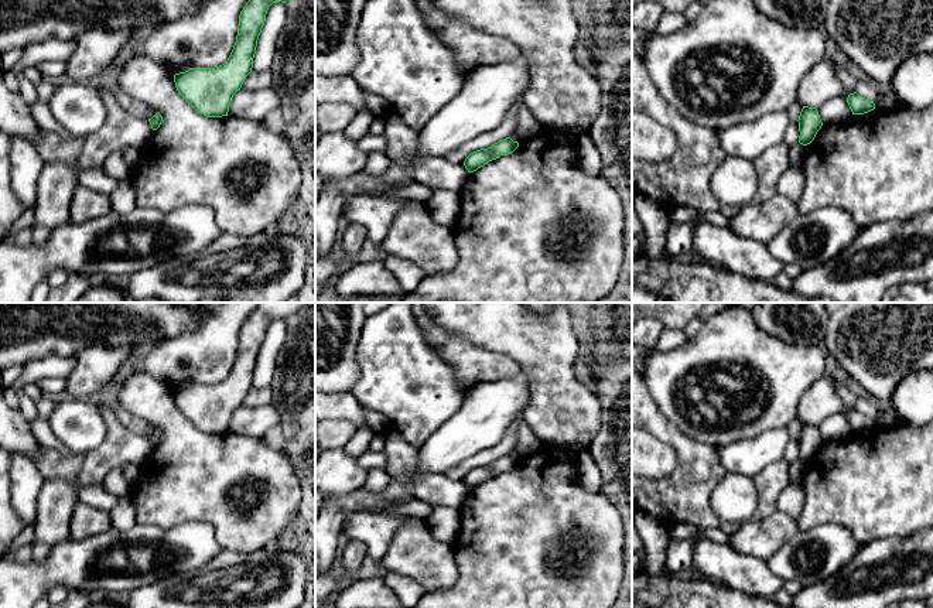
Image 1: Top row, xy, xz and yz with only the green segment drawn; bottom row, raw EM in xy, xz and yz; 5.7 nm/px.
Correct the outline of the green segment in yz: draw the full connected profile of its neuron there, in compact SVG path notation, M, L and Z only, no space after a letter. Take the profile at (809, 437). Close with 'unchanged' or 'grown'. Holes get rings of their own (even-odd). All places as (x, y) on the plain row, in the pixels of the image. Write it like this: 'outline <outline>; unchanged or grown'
outline M803 423L797 438L800 448L799 460L807 462L814 457L823 443L818 427L816 424Z; unchanged

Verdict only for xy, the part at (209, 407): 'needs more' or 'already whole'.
already whole

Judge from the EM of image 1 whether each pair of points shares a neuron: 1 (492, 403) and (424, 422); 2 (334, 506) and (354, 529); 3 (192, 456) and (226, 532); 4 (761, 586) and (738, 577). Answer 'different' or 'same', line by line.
1: different
2: different
3: same
4: same

